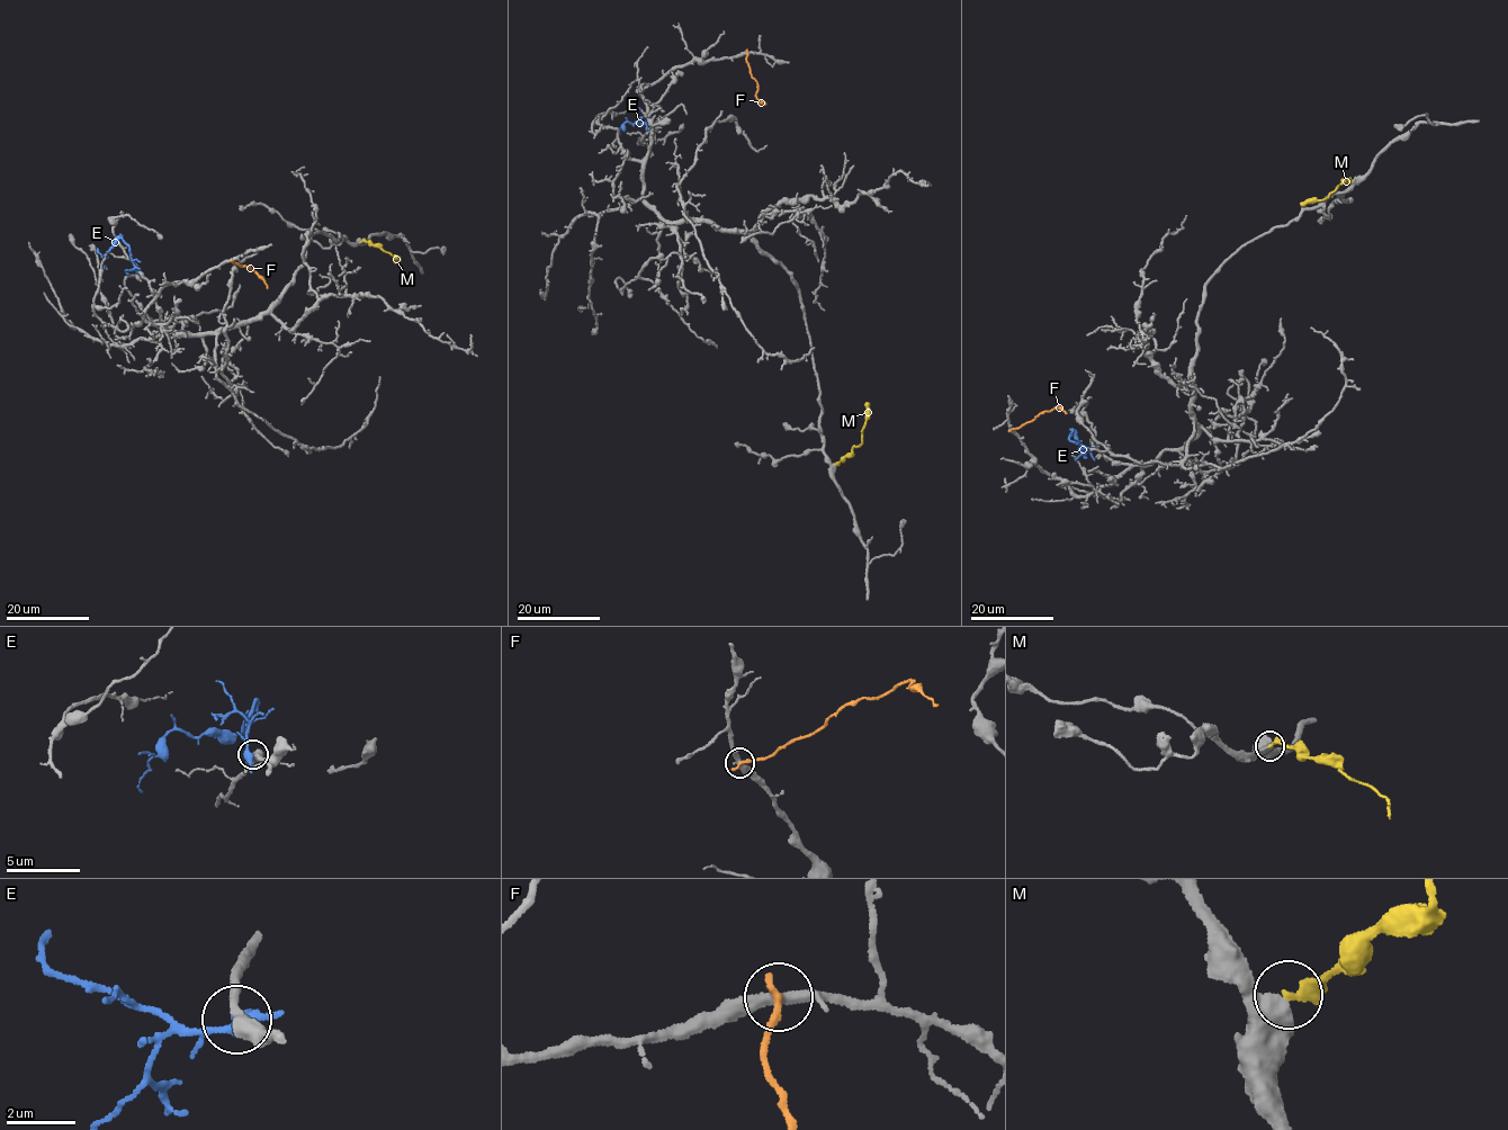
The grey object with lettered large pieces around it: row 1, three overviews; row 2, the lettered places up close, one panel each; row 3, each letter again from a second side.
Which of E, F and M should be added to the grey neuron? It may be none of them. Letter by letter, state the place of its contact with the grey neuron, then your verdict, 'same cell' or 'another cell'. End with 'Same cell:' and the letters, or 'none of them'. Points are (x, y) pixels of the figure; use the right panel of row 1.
E: (1092, 446) | another cell
F: (1011, 429) | another cell
M: (1351, 181) | same cell
Same cell: M

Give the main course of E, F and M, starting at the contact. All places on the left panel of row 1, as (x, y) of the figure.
E: (138, 271), (123, 239), (118, 238), (102, 258), (98, 249)
F: (233, 260), (249, 267), (267, 288)
M: (361, 241), (376, 244), (397, 263), (395, 258)

